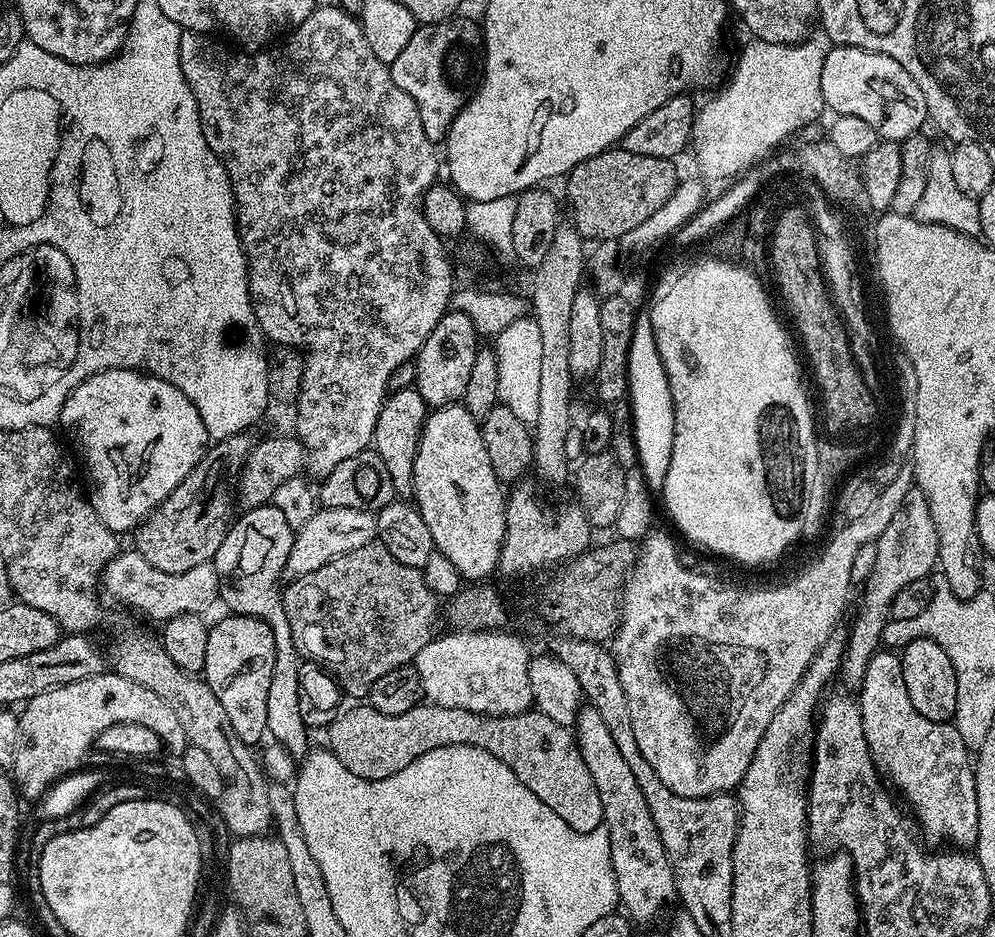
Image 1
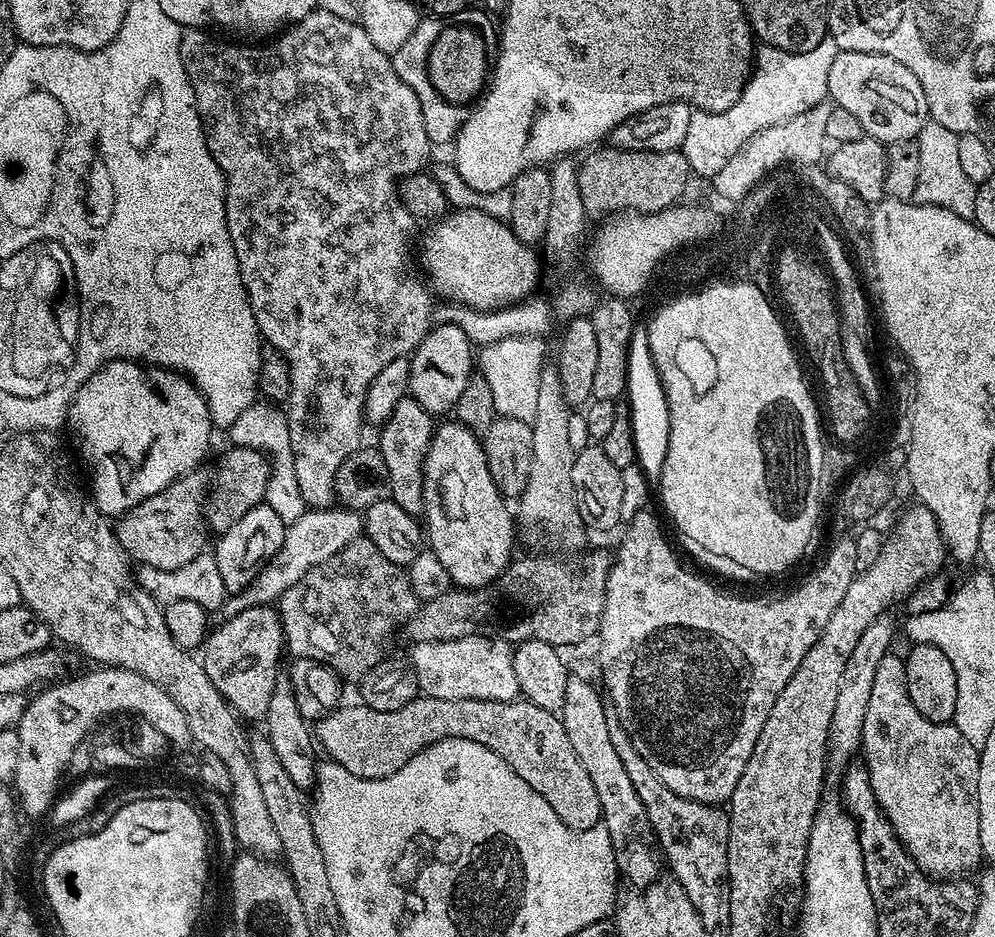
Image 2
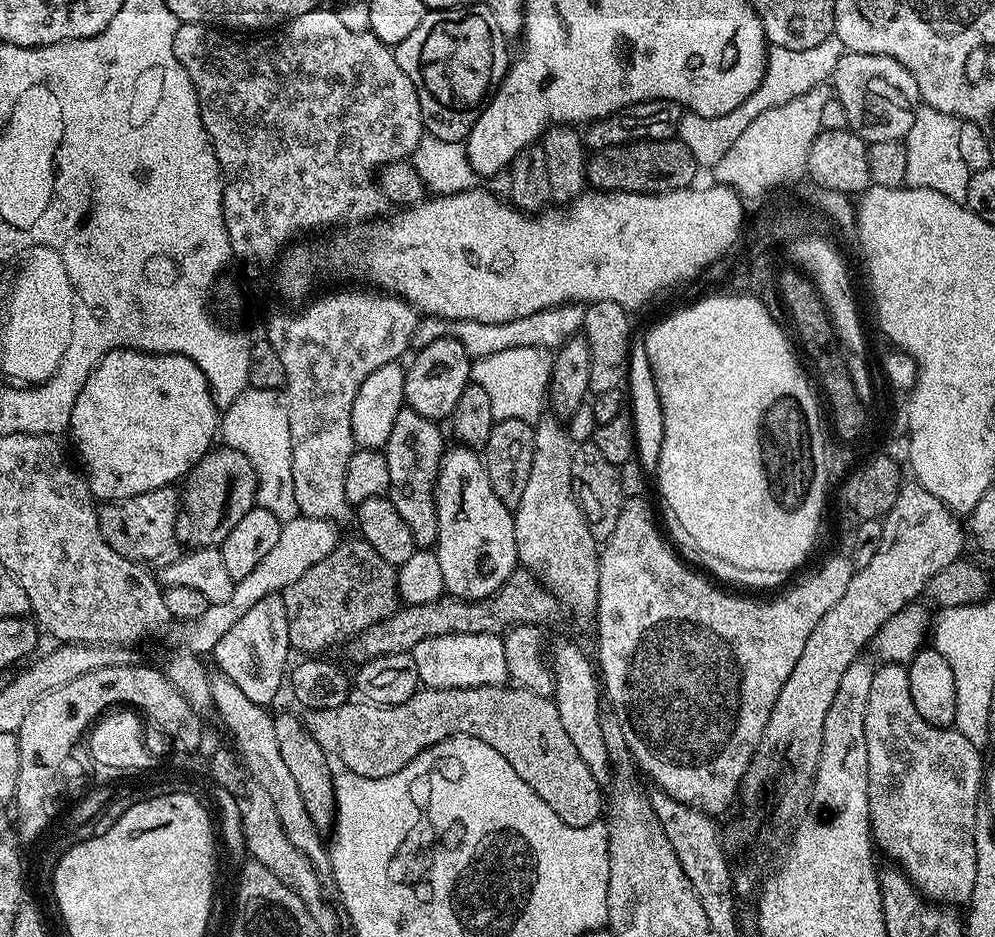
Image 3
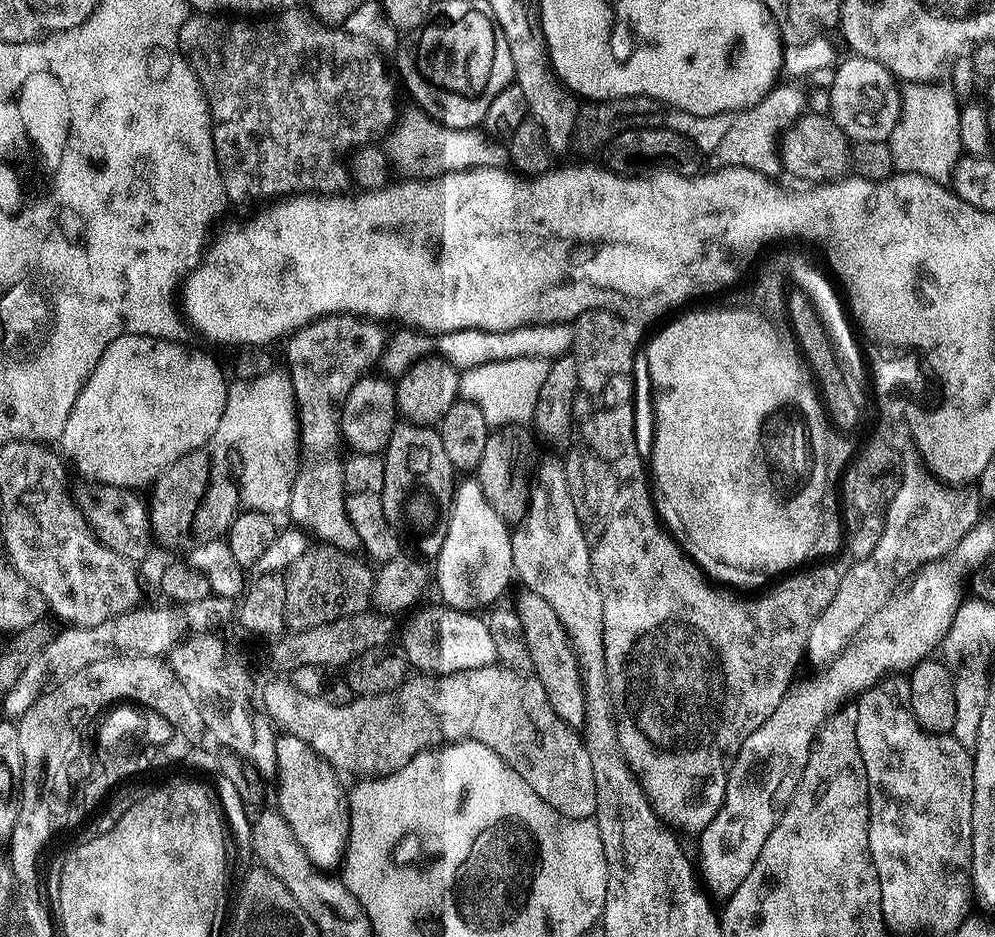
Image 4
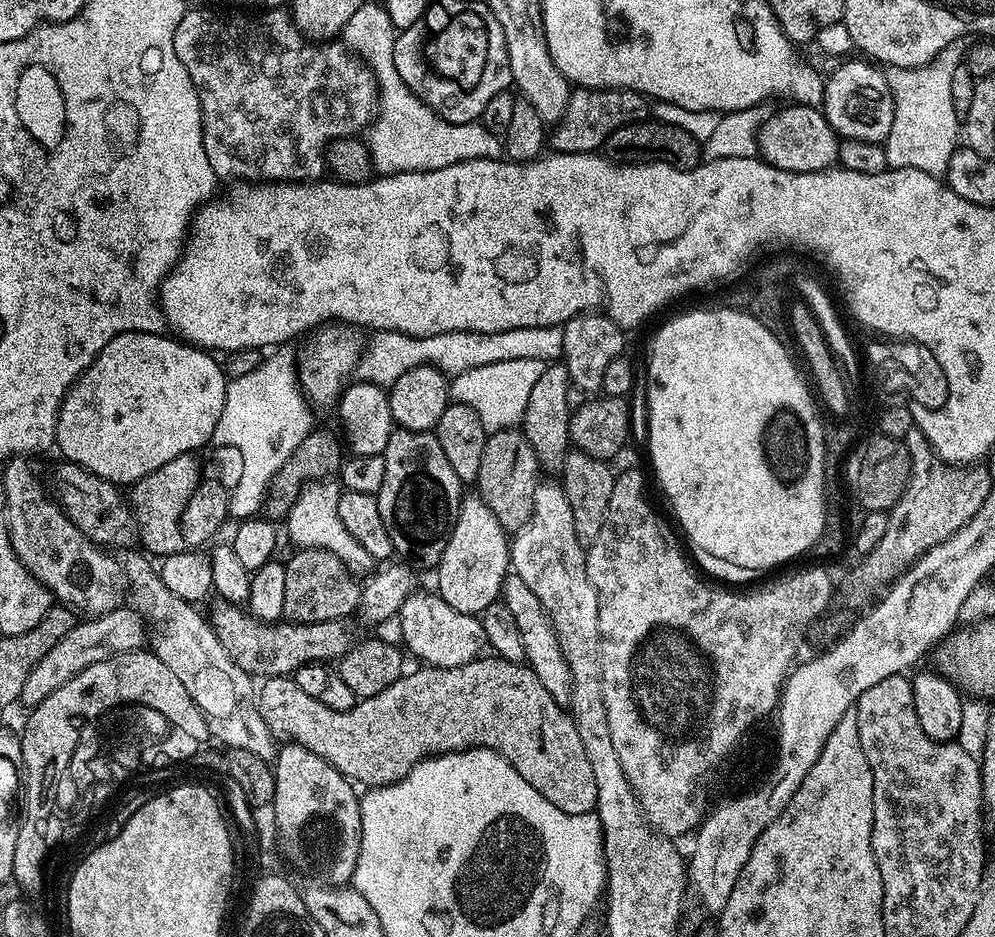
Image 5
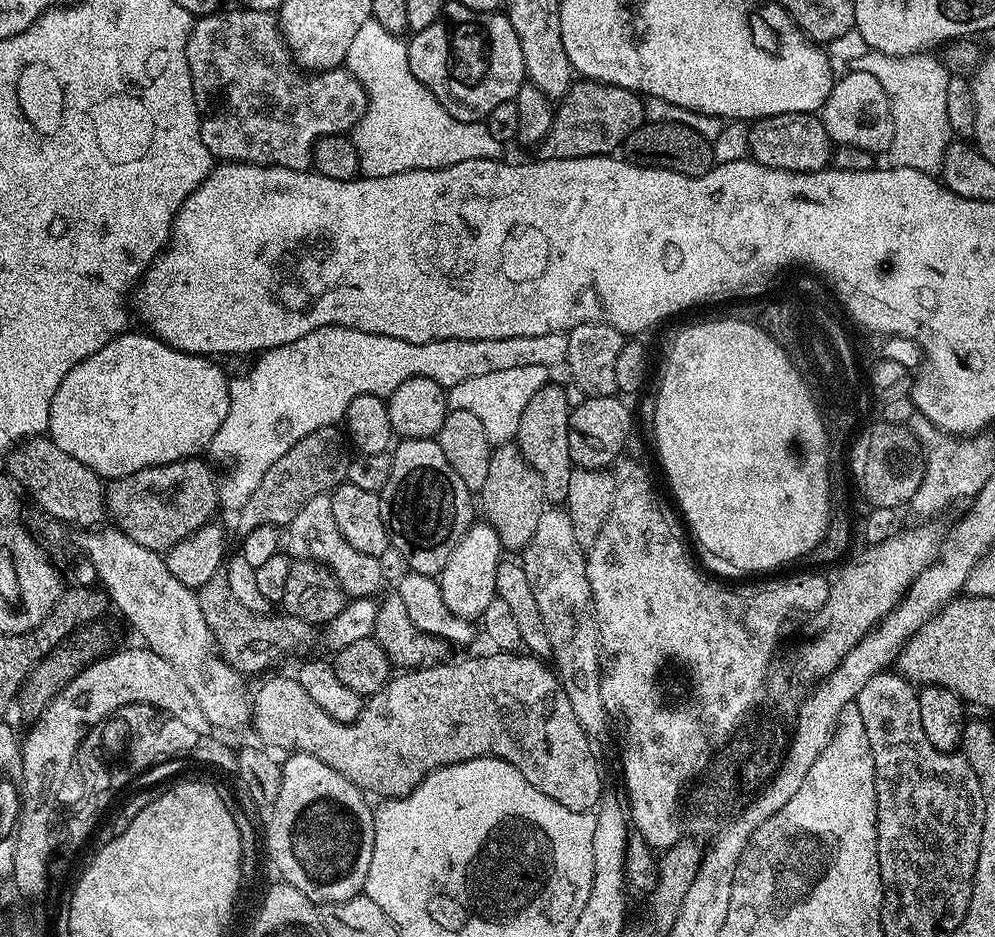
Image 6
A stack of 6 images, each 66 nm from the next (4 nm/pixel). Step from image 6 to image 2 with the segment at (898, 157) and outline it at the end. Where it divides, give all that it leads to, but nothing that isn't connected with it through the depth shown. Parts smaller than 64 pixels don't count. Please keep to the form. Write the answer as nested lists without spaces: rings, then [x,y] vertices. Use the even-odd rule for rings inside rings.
[[[931,120],[917,136],[919,166],[916,173],[916,184],[913,201],[918,204],[942,205],[959,217],[971,219],[974,212],[974,198],[977,187],[969,182],[959,163],[958,134],[947,130],[940,123]]]

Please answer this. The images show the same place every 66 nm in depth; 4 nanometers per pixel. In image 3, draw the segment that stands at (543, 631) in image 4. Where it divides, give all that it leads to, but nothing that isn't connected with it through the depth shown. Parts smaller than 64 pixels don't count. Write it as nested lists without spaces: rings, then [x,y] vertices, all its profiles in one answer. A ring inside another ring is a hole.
[[[560,640],[550,648],[550,663],[554,674],[554,690],[551,699],[556,701],[558,718],[562,718],[562,727],[570,742],[574,742],[574,750],[582,757],[582,762],[590,769],[590,774],[602,786],[612,783],[612,763],[610,754],[606,754],[606,742],[602,742],[602,686],[598,677],[597,669],[588,661],[588,656],[576,644],[568,640]]]

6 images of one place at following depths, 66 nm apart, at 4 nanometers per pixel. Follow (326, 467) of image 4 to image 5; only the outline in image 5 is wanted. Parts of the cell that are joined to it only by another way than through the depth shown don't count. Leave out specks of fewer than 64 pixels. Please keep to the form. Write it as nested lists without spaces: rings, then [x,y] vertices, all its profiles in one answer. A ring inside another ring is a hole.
[[[329,322],[315,329],[303,341],[305,344],[300,348],[300,360],[298,356],[298,375],[309,405],[317,409],[328,408],[340,400],[341,393],[350,380],[348,375],[351,377],[355,373],[356,367],[364,357],[366,347],[364,336],[365,333],[354,324]],[[321,478],[319,480],[309,480],[301,488],[298,498],[288,510],[286,523],[292,532],[300,532],[301,545],[310,548],[321,548],[322,551],[329,551],[346,565],[353,574],[368,574],[373,571],[374,561],[370,550],[346,530],[345,523],[342,522],[342,514],[338,512],[338,502],[342,484],[336,478]]]

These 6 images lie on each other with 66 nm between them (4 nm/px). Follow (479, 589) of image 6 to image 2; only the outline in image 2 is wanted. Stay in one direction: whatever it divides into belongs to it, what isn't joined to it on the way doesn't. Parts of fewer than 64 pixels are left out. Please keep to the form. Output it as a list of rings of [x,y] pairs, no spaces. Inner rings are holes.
[[[451,422],[452,424],[444,424],[435,429],[432,433],[432,441],[428,447],[428,453],[424,459],[424,511],[423,519],[426,521],[426,540],[430,545],[430,551],[438,554],[438,559],[442,561],[442,566],[446,566],[446,570],[450,574],[453,585],[457,588],[485,588],[488,584],[492,584],[497,580],[504,569],[508,567],[513,559],[512,539],[515,538],[517,529],[514,527],[514,512],[508,509],[509,501],[498,490],[498,486],[494,486],[494,478],[490,478],[490,466],[486,462],[486,454],[481,437],[475,432],[471,432],[465,424],[459,422]]]

